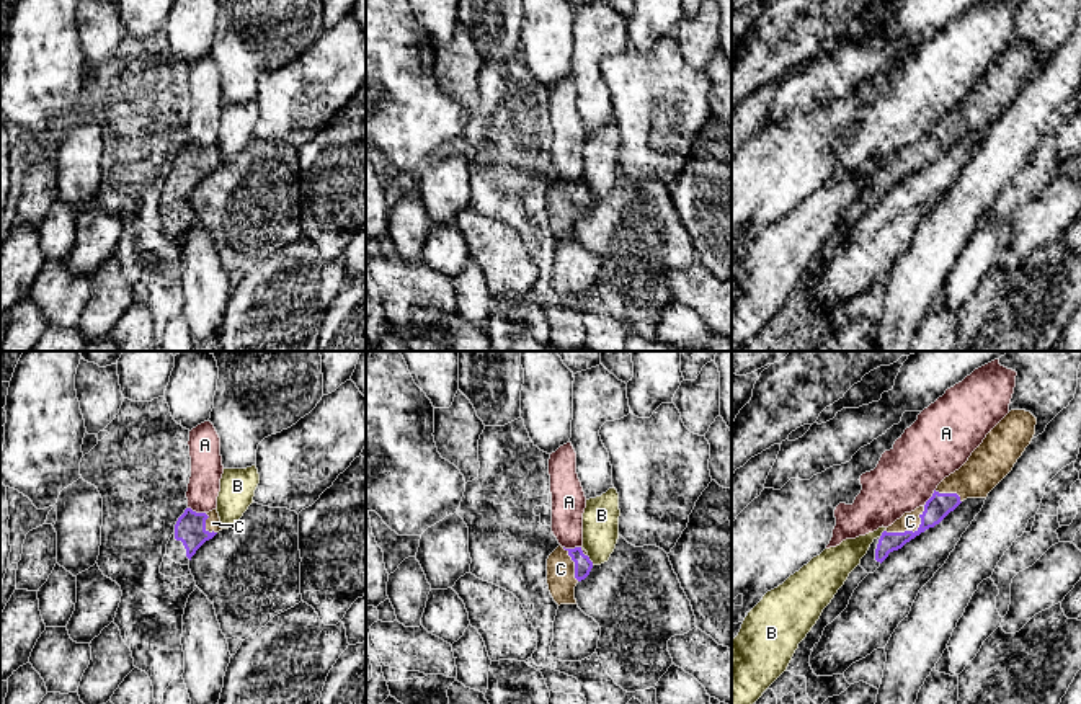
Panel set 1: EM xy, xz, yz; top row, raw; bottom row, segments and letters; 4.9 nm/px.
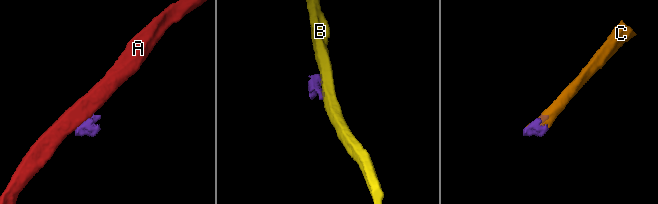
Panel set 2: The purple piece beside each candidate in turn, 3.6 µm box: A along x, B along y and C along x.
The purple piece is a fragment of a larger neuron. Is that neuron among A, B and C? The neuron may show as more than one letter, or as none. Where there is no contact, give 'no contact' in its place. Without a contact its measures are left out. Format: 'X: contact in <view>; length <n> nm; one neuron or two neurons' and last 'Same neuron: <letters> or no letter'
A: contact in xy; length 90 nm; two neurons
B: contact in xz; length 60 nm; two neurons
C: contact in yz; length 240 nm; one neuron
Same neuron: C

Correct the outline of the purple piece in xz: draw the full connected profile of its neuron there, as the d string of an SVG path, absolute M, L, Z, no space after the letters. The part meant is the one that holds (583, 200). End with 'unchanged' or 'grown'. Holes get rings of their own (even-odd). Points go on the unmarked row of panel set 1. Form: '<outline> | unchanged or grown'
M558 180L547 193L547 219L554 235L576 238L575 221L593 203L588 186L581 181L563 183Z | grown

